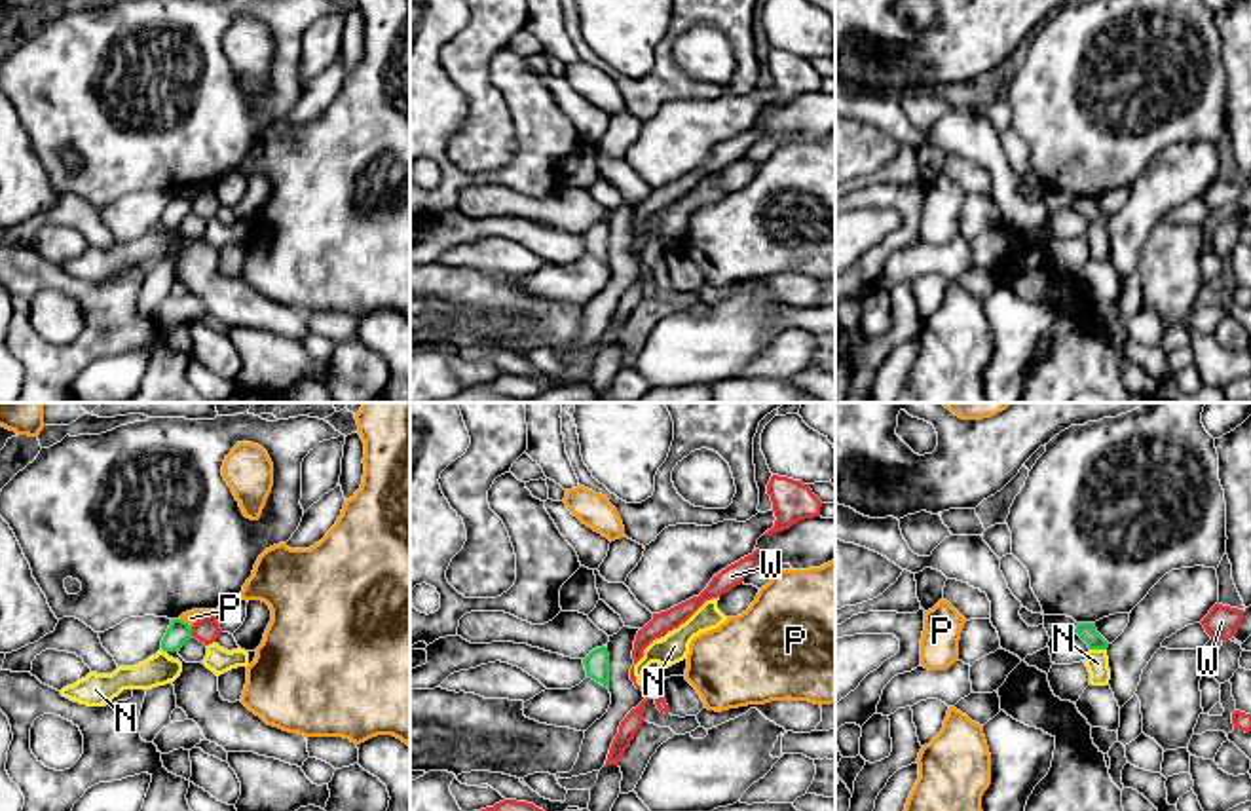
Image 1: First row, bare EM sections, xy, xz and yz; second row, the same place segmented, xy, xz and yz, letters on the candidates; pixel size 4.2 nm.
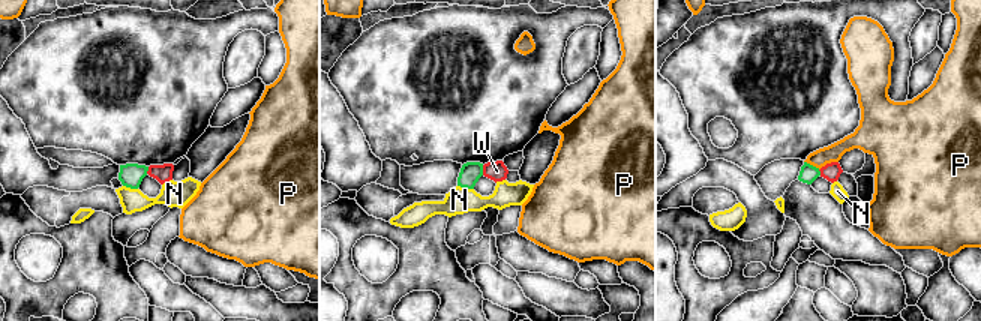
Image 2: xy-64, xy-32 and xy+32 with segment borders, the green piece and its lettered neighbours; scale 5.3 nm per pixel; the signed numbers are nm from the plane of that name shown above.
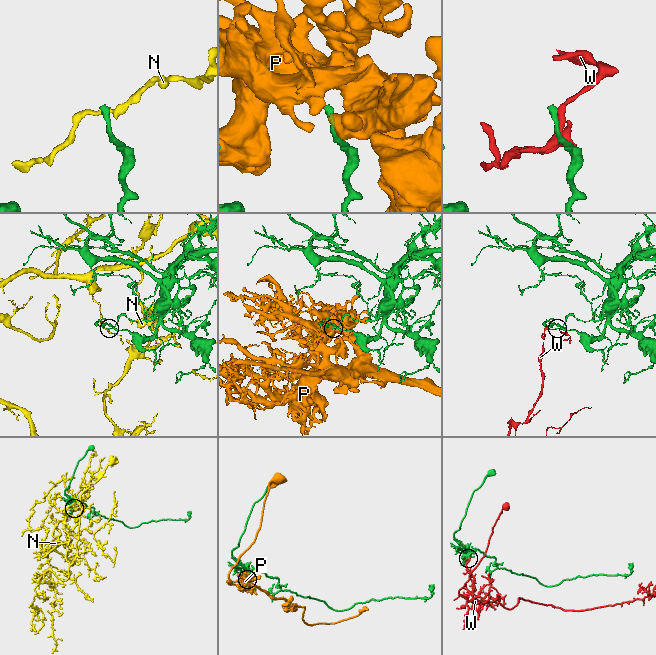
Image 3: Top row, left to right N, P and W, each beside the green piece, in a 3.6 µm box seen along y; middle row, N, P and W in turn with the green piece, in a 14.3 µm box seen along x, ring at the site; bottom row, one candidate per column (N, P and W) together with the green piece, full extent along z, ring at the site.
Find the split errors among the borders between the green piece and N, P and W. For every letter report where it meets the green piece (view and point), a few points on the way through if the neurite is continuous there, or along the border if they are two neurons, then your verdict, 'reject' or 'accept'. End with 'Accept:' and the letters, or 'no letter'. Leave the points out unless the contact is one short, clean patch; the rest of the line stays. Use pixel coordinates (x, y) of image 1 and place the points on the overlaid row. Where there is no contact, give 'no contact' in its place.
N: meets green in yz at (1098, 648); border along yz (1090, 648), (1105, 650); reject
P: meets green in xy at (185, 622); reject
W: meets green in xy at (190, 631); reject
Accept: no letter

